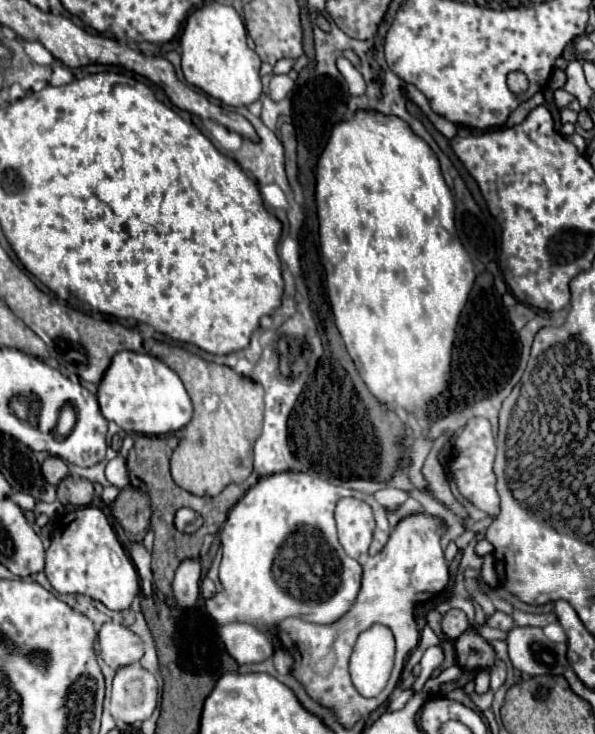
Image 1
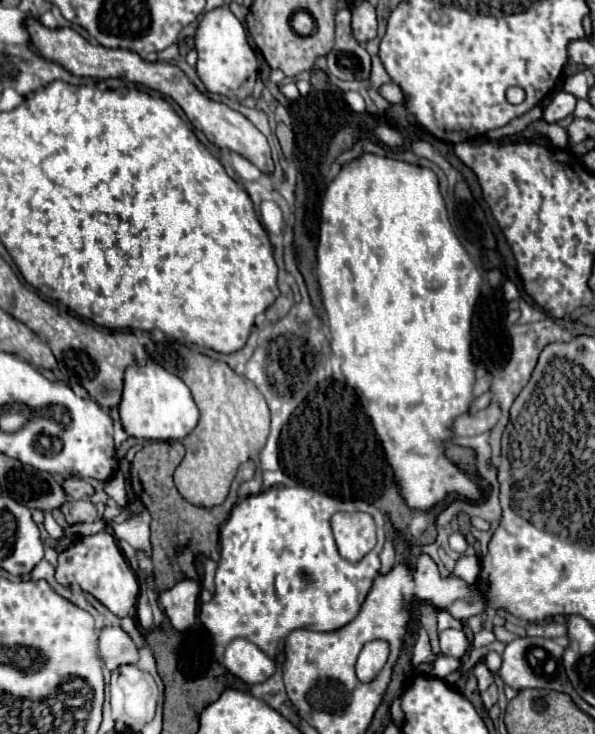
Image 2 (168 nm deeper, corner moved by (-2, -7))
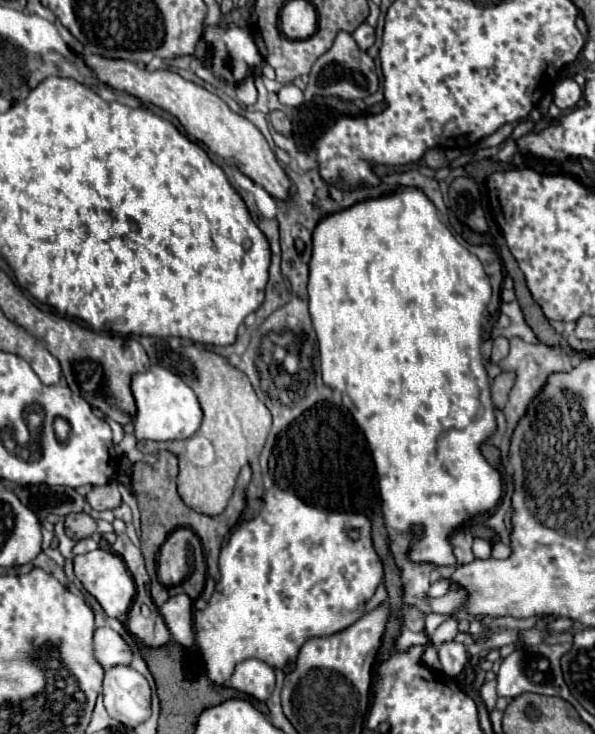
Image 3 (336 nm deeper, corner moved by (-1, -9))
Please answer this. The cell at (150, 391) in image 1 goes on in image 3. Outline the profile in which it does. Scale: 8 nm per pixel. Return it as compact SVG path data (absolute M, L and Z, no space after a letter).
M154 367L132 377L132 395L136 401L134 435L138 441L174 441L192 437L202 423L202 409L194 391L164 367Z

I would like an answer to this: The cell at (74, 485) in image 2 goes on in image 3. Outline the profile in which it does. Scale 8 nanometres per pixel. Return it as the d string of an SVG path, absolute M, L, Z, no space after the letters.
M112 481L112 483L104 483L102 487L92 487L86 493L86 501L88 501L88 505L92 509L98 509L98 511L118 507L122 503L120 491L118 491L118 483Z

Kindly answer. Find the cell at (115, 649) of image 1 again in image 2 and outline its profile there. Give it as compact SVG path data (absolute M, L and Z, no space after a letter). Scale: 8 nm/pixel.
M103 627L99 631L99 657L111 671L119 665L133 665L139 661L135 643L121 627Z

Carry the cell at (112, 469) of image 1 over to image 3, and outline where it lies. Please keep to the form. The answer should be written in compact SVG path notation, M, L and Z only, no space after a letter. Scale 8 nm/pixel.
M186 593L170 597L162 607L160 615L164 617L170 635L176 643L190 647L194 643L194 629L192 629L192 599Z

